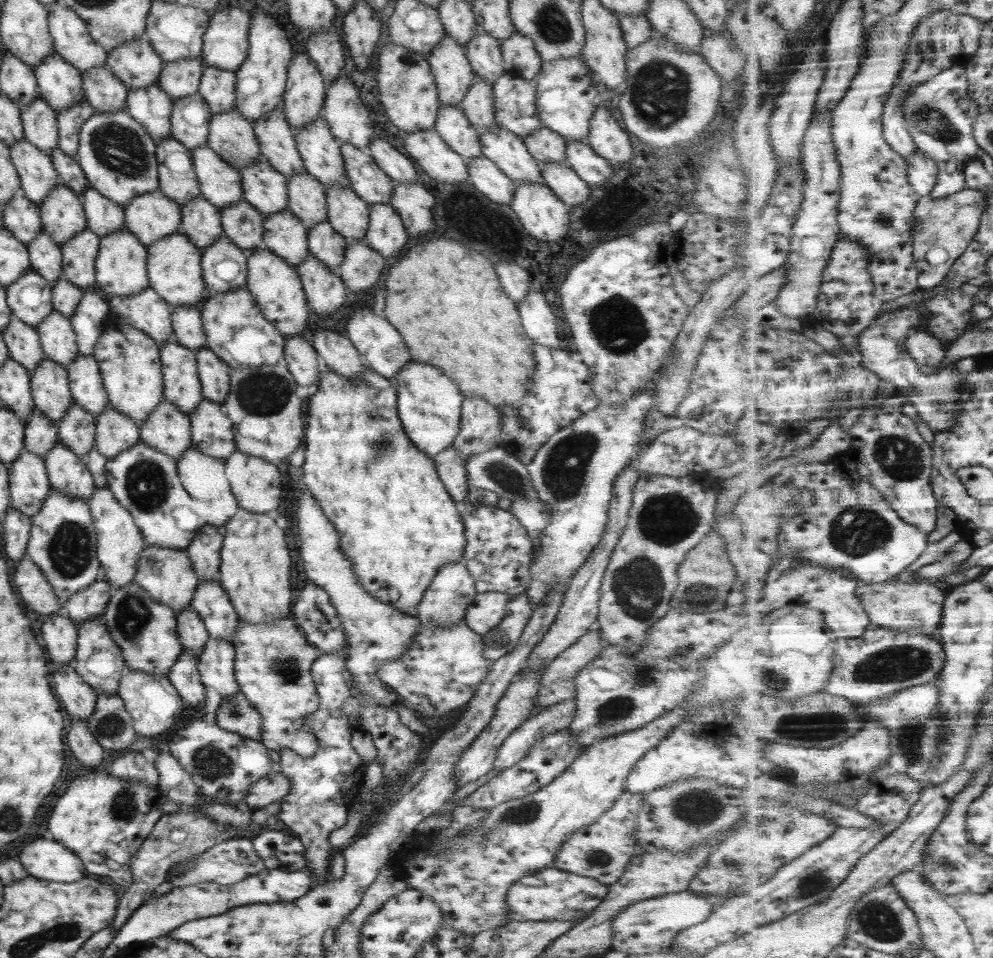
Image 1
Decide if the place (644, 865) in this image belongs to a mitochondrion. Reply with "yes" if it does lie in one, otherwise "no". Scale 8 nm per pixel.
no

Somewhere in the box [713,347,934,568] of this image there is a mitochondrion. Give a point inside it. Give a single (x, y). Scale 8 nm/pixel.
(857, 530)

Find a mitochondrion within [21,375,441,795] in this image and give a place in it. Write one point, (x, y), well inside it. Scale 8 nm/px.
(70, 549)

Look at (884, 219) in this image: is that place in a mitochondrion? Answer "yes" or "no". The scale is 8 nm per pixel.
yes

